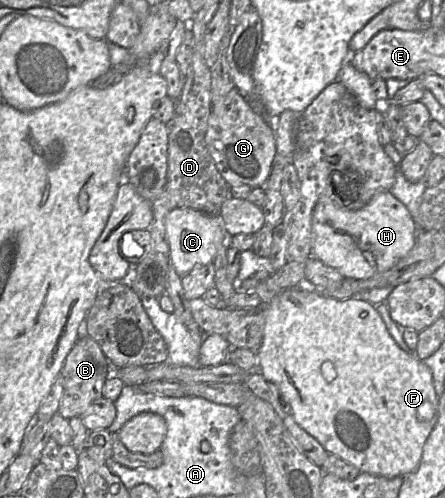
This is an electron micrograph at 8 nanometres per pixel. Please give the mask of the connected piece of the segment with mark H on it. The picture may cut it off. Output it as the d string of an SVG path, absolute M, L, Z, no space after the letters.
M390 191L376 193L370 202L359 210L337 207L328 197L320 197L312 214L312 256L338 271L344 278L369 279L397 264L413 248L418 226L406 206Z

